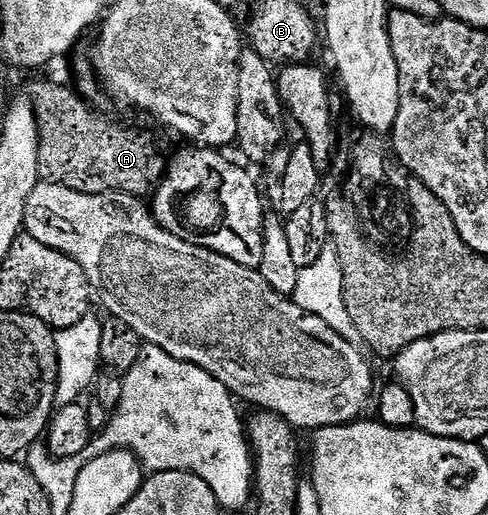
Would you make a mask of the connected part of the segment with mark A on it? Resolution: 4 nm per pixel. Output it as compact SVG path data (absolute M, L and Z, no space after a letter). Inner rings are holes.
M39 85L29 93L39 124L42 180L48 185L64 185L82 193L150 194L165 173L162 159L155 157L150 135L102 117L72 89L63 85Z

